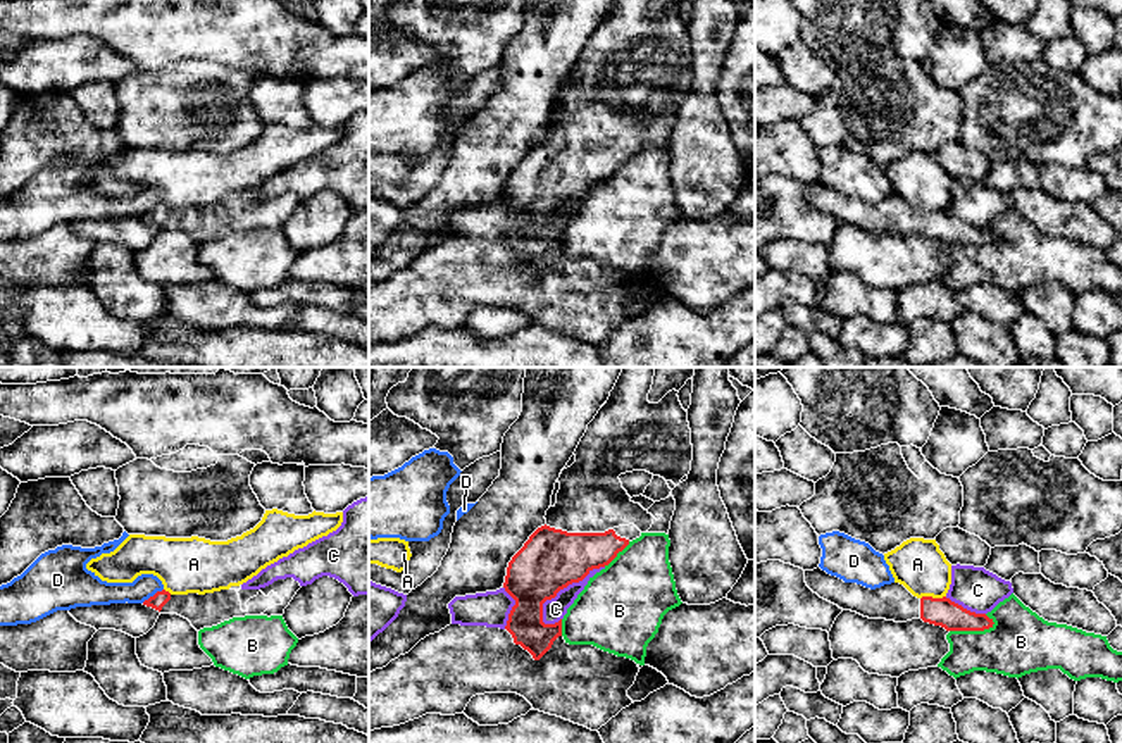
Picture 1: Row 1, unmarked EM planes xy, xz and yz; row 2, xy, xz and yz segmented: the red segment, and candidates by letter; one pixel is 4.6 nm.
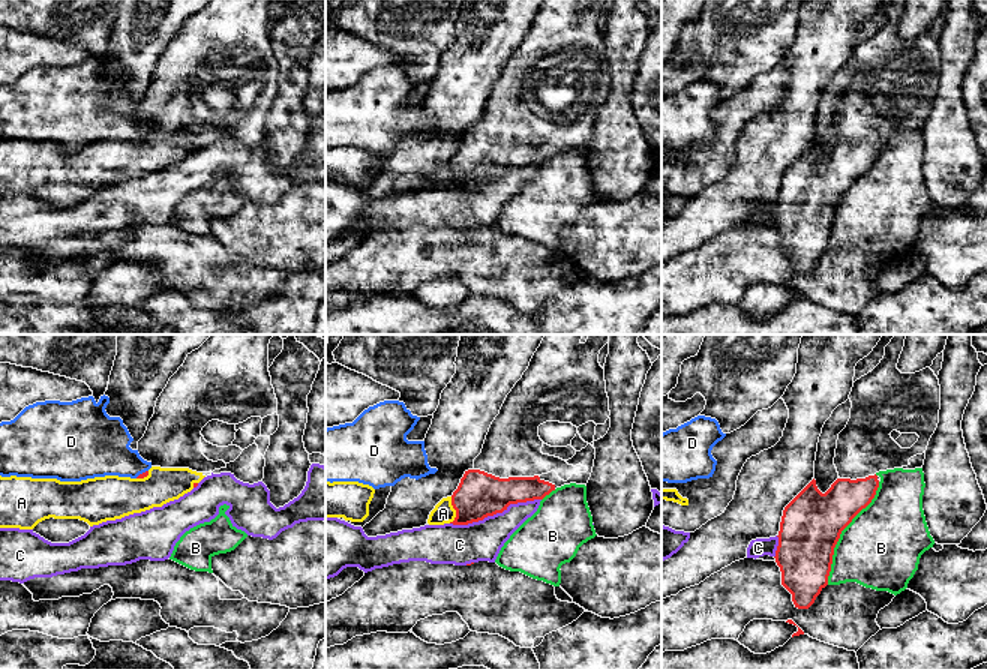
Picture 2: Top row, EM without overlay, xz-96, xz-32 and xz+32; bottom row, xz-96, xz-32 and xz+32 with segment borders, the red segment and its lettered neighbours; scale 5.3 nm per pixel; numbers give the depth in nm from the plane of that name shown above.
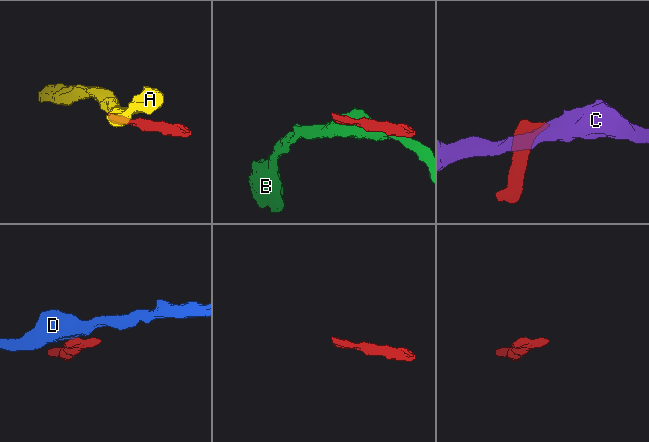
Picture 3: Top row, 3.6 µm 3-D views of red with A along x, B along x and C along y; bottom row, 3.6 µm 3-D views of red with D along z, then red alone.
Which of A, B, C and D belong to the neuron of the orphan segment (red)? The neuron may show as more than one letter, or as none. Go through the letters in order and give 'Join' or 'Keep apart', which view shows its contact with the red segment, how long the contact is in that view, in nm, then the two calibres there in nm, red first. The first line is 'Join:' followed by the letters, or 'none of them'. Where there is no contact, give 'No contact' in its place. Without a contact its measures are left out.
Join: none of them
A: Keep apart. Touches red in yz. Shared border 120 nm. Thickness 130 nm (red) against 240 nm
B: Keep apart. Touches red in yz. Shared border 220 nm. Thickness 130 nm (red) against 300 nm
C: Keep apart. Touches red in xz. Shared border 400 nm. Thickness 280 nm (red) against 100 nm
D: Keep apart. Touches red in xy. Shared border 120 nm. Thickness 70 nm (red) against 110 nm

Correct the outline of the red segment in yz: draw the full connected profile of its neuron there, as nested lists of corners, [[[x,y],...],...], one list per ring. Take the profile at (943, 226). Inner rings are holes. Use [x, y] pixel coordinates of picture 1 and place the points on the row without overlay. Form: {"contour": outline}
{"contour": [[[820,181],[805,184],[805,197],[820,212],[869,233],[907,236],[920,231],[946,245],[984,245],[994,238],[986,228],[970,226],[946,210],[917,212],[900,197],[870,203],[857,197],[845,197]]]}

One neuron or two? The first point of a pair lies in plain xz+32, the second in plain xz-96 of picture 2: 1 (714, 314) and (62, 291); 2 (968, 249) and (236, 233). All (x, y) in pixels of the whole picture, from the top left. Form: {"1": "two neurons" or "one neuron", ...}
{"1": "two neurons", "2": "one neuron"}

